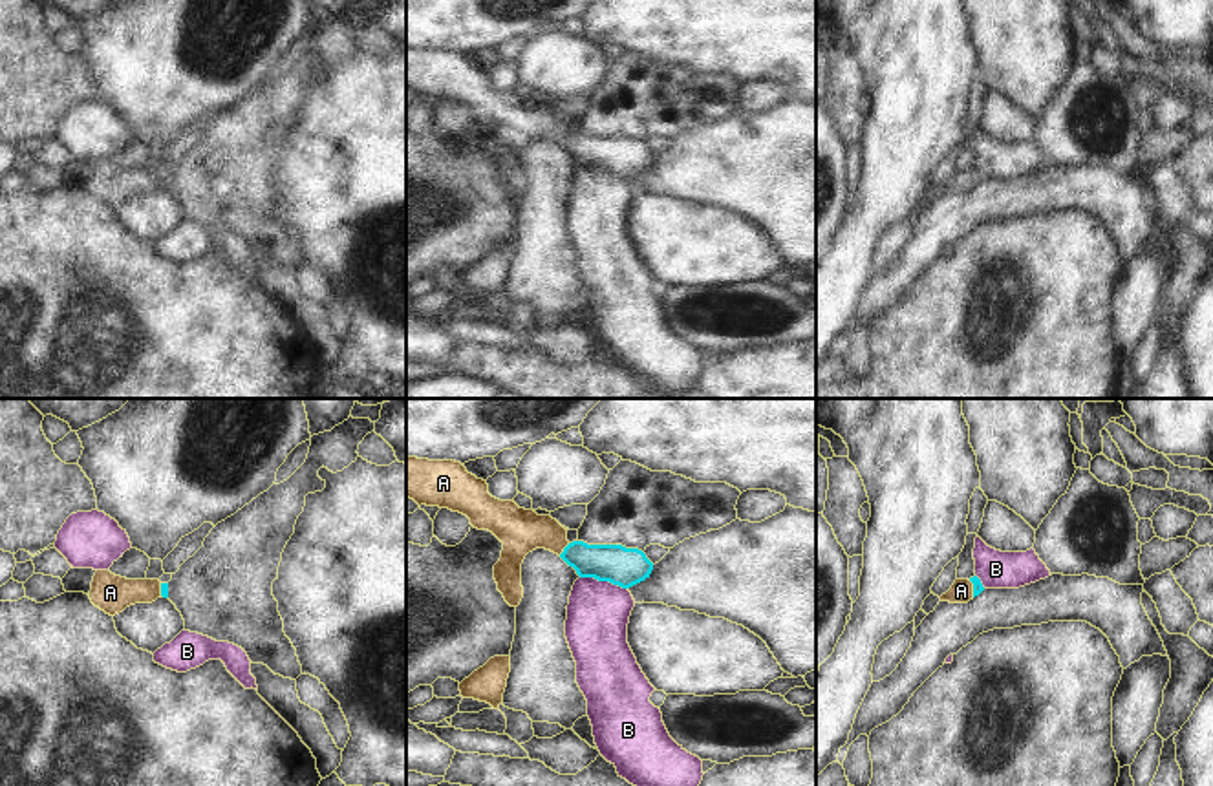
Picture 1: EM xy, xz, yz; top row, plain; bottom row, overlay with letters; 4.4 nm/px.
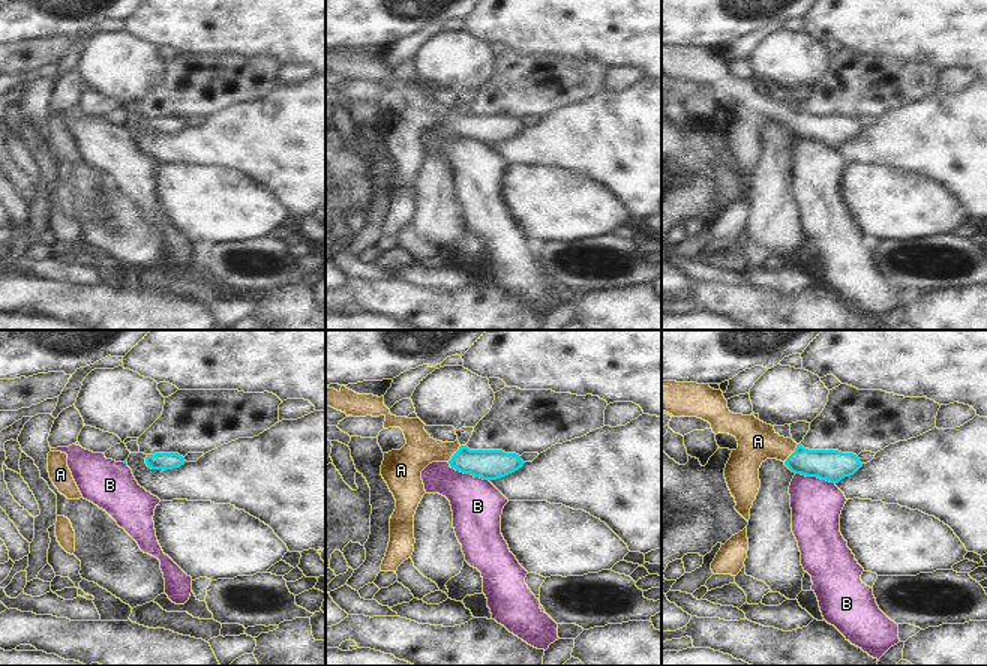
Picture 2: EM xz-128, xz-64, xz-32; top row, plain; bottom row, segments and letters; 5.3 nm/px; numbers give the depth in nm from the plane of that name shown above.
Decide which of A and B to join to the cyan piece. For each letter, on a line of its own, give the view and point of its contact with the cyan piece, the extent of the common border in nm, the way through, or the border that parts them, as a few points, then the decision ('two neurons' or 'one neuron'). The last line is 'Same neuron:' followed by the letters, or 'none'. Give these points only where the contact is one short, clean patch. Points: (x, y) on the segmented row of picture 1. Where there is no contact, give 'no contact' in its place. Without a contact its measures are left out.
A: meets cyan in xz at (564, 549); contact 80 nm long; runs through xz (615, 563), (590, 562), (564, 549), (547, 532), (520, 531); one neuron
B: meets cyan in xz at (604, 580); contact 220 nm long; two neurons
Same neuron: A

